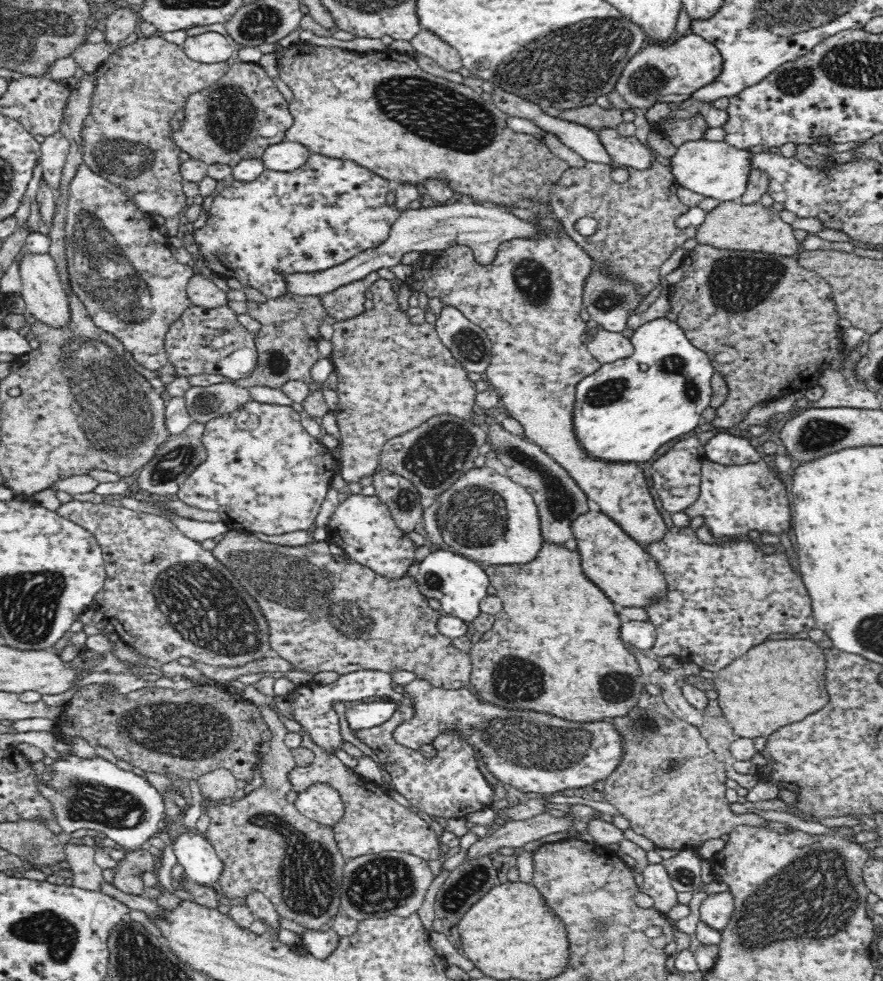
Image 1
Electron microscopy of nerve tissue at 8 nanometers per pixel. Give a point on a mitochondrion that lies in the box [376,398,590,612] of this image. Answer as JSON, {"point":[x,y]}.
{"point":[435,457]}

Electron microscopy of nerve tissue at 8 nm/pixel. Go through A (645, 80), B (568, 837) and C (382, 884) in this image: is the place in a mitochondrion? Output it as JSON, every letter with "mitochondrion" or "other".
{"A":"mitochondrion","B":"other","C":"mitochondrion"}

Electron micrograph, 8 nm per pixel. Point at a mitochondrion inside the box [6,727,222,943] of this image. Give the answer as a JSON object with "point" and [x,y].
{"point":[85,801]}

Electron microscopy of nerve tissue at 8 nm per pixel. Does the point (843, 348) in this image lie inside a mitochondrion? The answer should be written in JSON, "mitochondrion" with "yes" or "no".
{"mitochondrion":"no"}

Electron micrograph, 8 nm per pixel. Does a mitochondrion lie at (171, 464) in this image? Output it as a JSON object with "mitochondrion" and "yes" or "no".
{"mitochondrion":"yes"}

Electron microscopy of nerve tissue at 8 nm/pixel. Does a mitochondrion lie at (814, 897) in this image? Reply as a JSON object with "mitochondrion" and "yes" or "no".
{"mitochondrion":"yes"}

